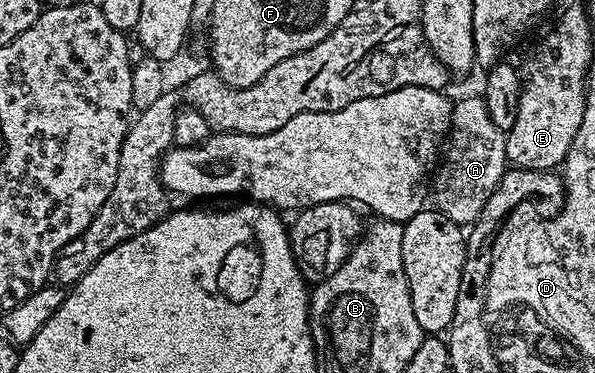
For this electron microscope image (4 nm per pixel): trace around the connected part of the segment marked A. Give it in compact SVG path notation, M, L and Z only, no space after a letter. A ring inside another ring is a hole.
M485 97L462 98L453 103L453 108L448 141L432 178L432 202L434 198L433 205L448 216L448 220L472 224L508 169L506 136L504 131L496 128L496 124L492 124Z

